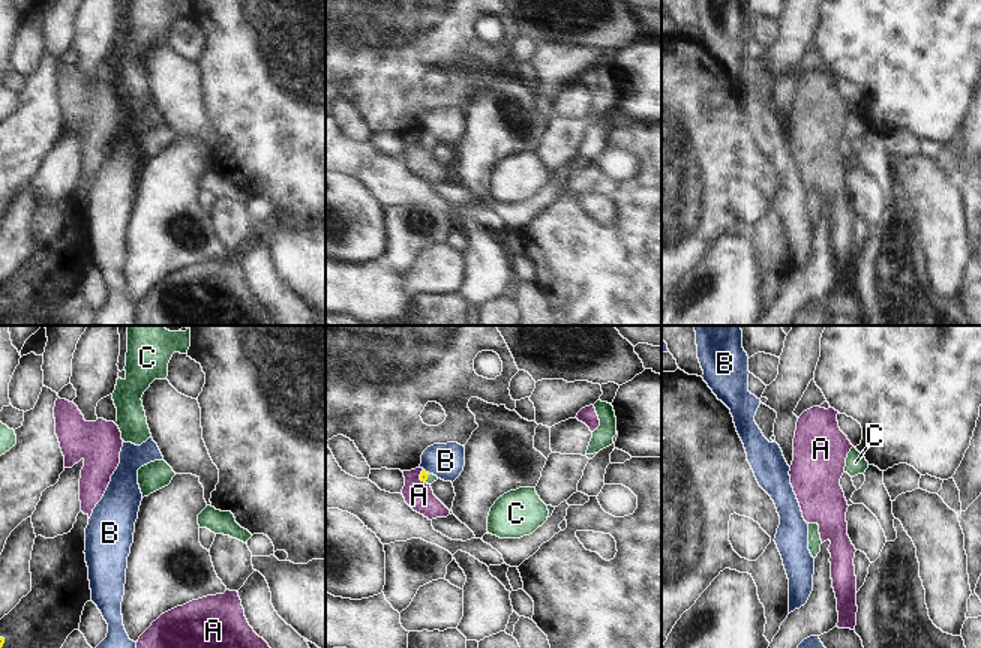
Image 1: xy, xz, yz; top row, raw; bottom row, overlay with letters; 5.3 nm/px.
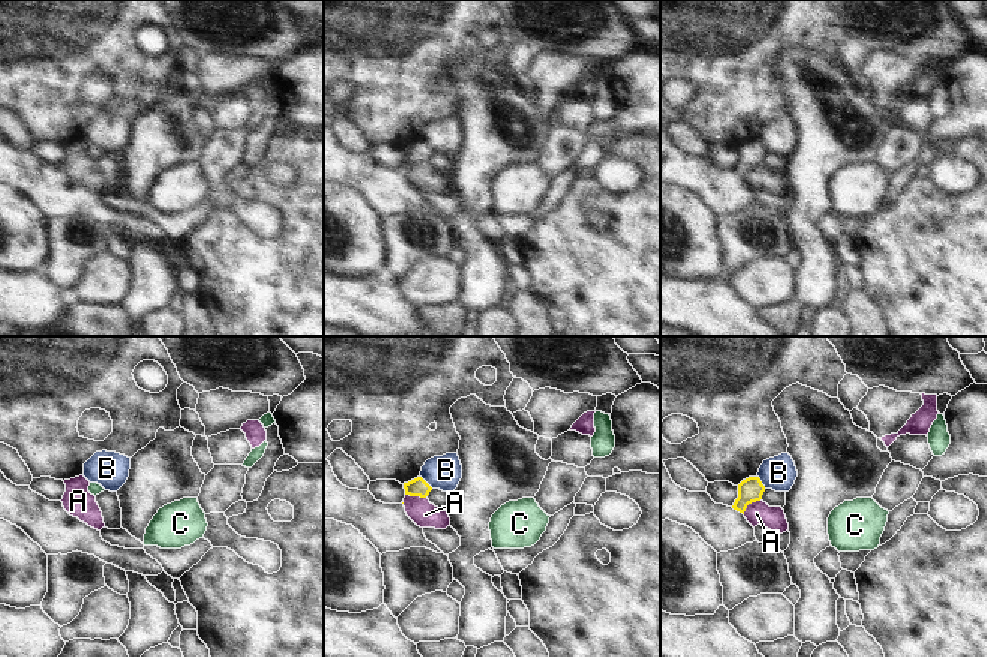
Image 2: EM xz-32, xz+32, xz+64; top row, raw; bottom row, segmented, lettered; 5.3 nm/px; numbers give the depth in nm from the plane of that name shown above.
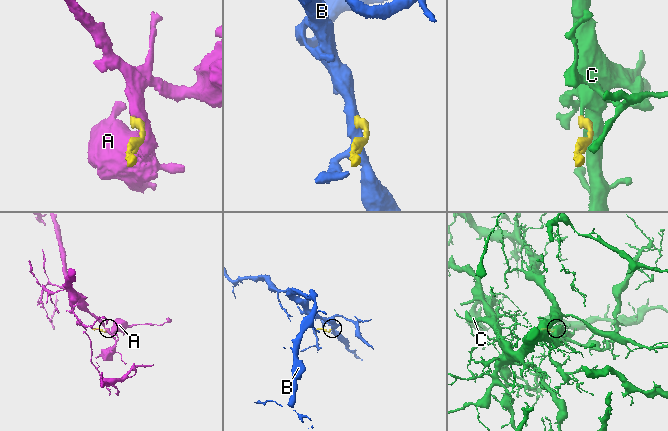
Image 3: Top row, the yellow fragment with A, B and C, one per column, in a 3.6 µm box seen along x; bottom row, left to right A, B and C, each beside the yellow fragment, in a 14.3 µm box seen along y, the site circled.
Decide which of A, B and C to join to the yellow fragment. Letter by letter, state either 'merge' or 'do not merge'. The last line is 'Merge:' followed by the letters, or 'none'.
A: do not merge
B: do not merge
C: merge
Merge: C

